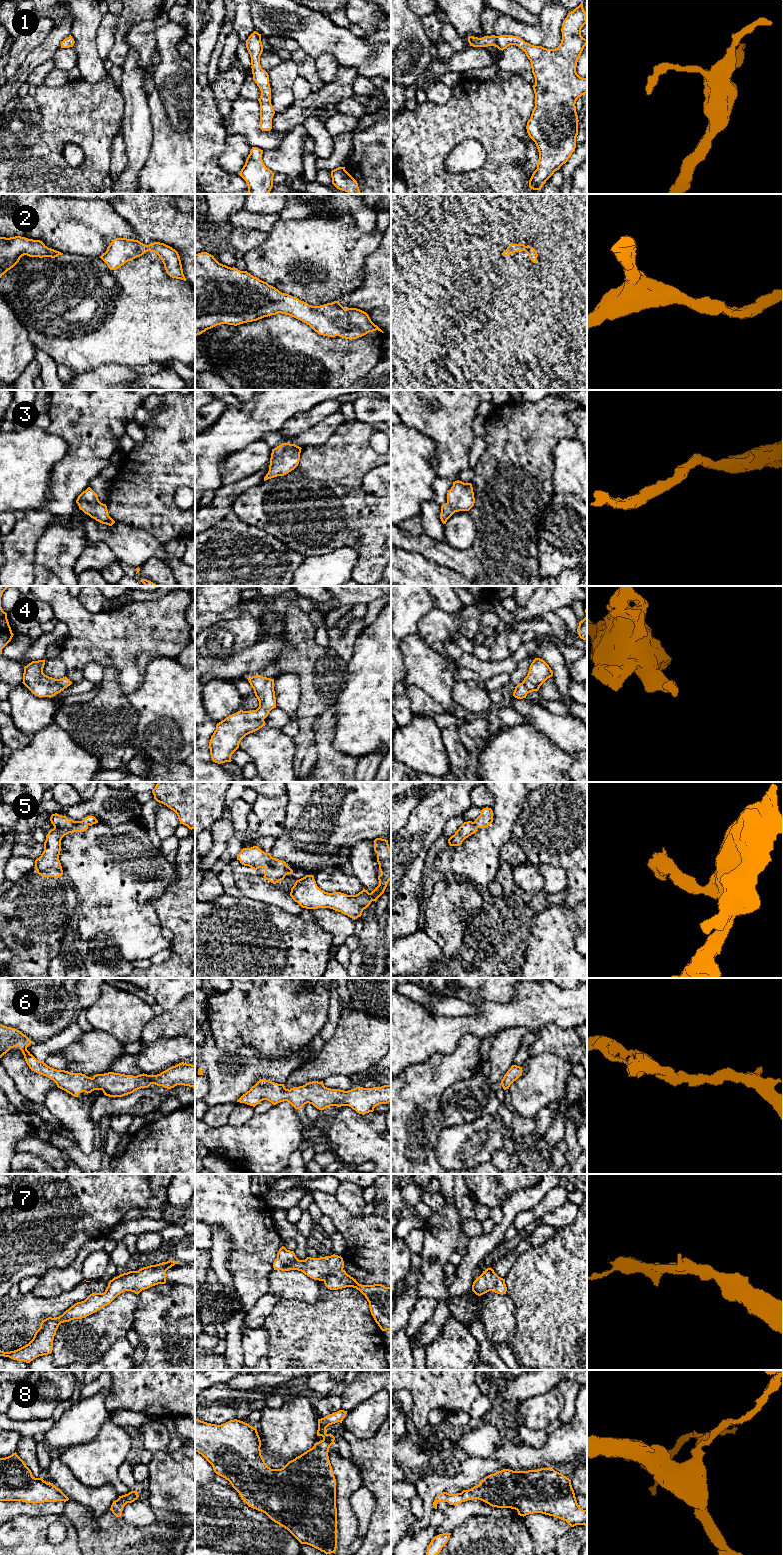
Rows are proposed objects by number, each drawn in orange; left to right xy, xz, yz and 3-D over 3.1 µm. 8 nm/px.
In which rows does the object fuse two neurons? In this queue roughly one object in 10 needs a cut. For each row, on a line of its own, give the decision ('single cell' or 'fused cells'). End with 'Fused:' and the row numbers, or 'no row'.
1: single cell
2: single cell
3: single cell
4: single cell
5: single cell
6: single cell
7: single cell
8: single cell
Fused: no row

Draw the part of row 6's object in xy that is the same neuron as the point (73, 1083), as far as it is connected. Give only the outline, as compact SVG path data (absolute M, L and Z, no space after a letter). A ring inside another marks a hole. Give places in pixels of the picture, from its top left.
M0 1024L0 1058L11 1048L19 1047L29 1068L53 1080L57 1087L74 1097L81 1092L91 1093L102 1090L109 1097L123 1097L151 1084L167 1089L177 1085L195 1088L195 1065L181 1062L157 1075L140 1074L137 1076L108 1072L96 1074L92 1078L82 1073L71 1073L54 1069L37 1060L27 1047L32 1041L21 1031Z

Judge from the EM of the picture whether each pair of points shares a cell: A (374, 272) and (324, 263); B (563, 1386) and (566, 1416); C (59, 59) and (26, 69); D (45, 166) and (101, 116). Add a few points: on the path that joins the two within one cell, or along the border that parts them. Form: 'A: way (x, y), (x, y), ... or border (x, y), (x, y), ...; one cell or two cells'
A: border (376, 250), (365, 259), (364, 280), (353, 291); two cells
B: way (568, 1393), (568, 1409); one cell
C: border (60, 47), (51, 57); two cells
D: way (51, 150), (85, 116); one cell

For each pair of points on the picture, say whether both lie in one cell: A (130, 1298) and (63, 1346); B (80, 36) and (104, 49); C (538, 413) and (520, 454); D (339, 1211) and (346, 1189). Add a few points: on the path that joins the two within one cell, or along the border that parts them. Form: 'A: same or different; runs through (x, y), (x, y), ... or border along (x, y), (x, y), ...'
A: same; runs through (113, 1315), (88, 1340), (80, 1340)
B: different; border along (100, 22), (97, 28), (97, 51), (103, 60)
C: same; runs through (536, 423), (520, 439), (520, 444)
D: different; border along (334, 1195), (351, 1214), (362, 1215)

